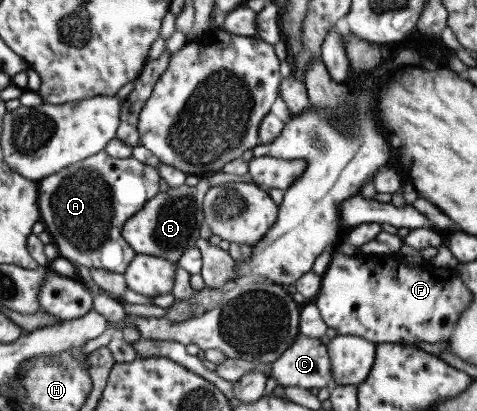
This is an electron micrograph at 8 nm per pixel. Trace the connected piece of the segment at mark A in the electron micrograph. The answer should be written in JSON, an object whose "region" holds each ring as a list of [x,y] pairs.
{"region":[[[100,151],[38,181],[40,222],[56,246],[58,256],[67,259],[75,267],[85,266],[88,269],[123,274],[135,252],[123,240],[122,227],[133,214],[141,210],[147,200],[159,193],[159,179],[158,170],[154,167],[141,164],[132,157],[110,158],[104,151]]]}

